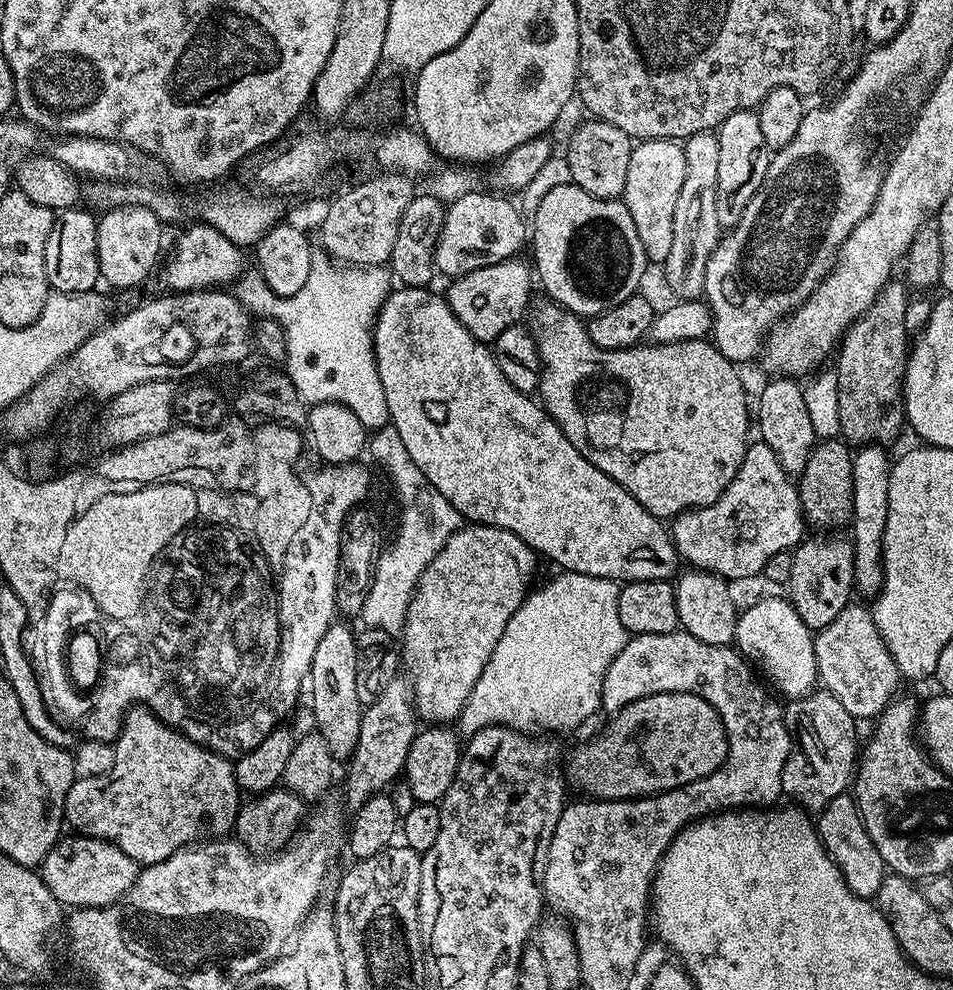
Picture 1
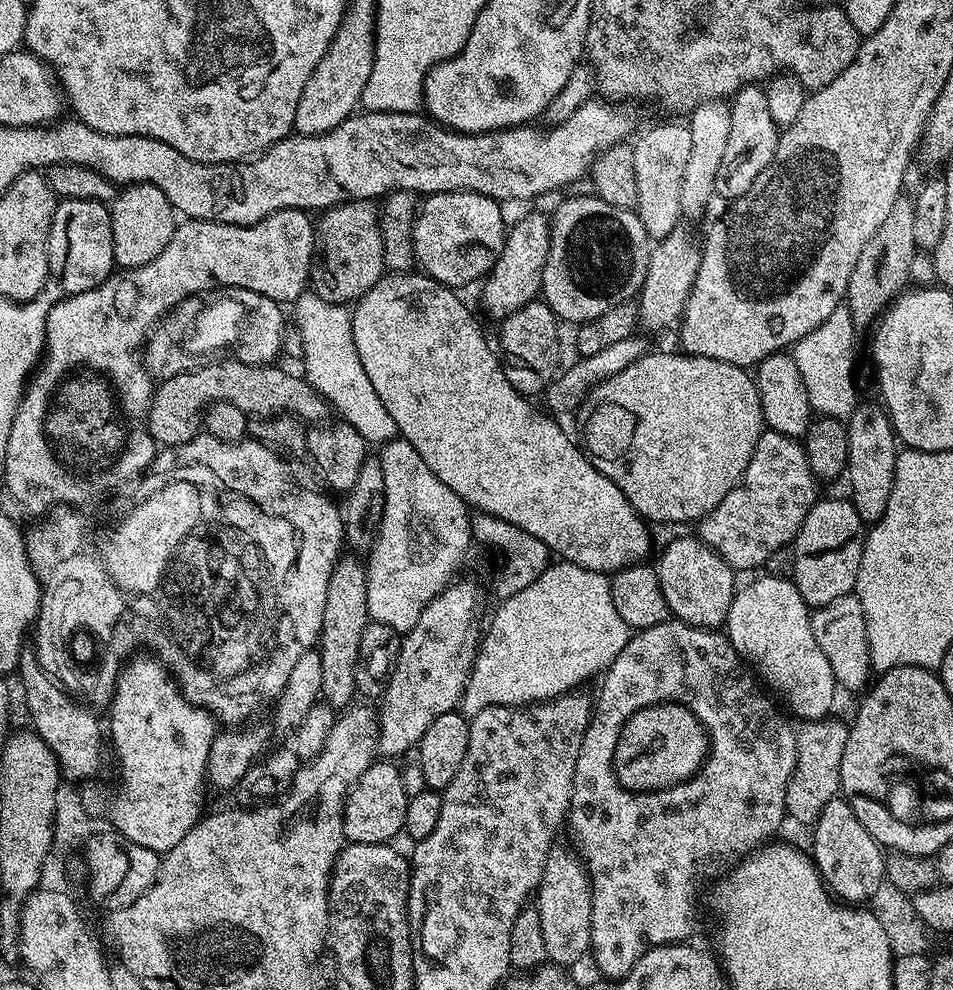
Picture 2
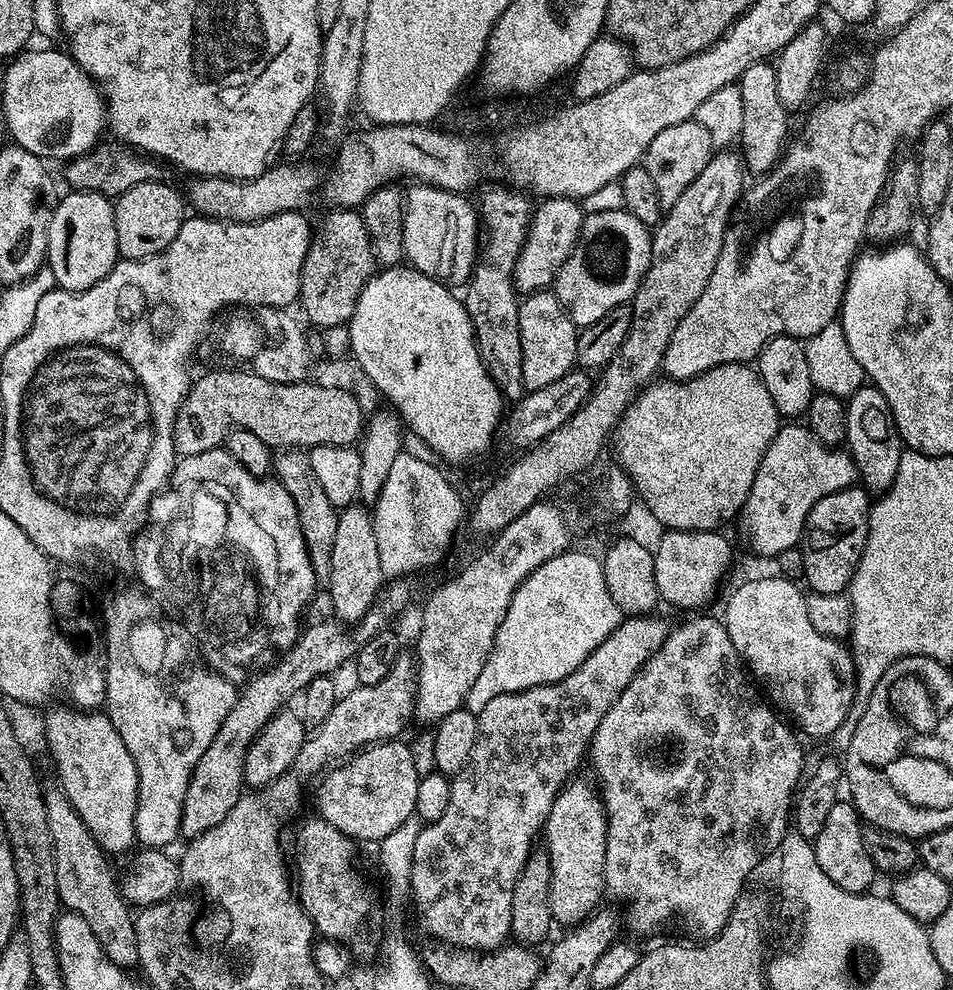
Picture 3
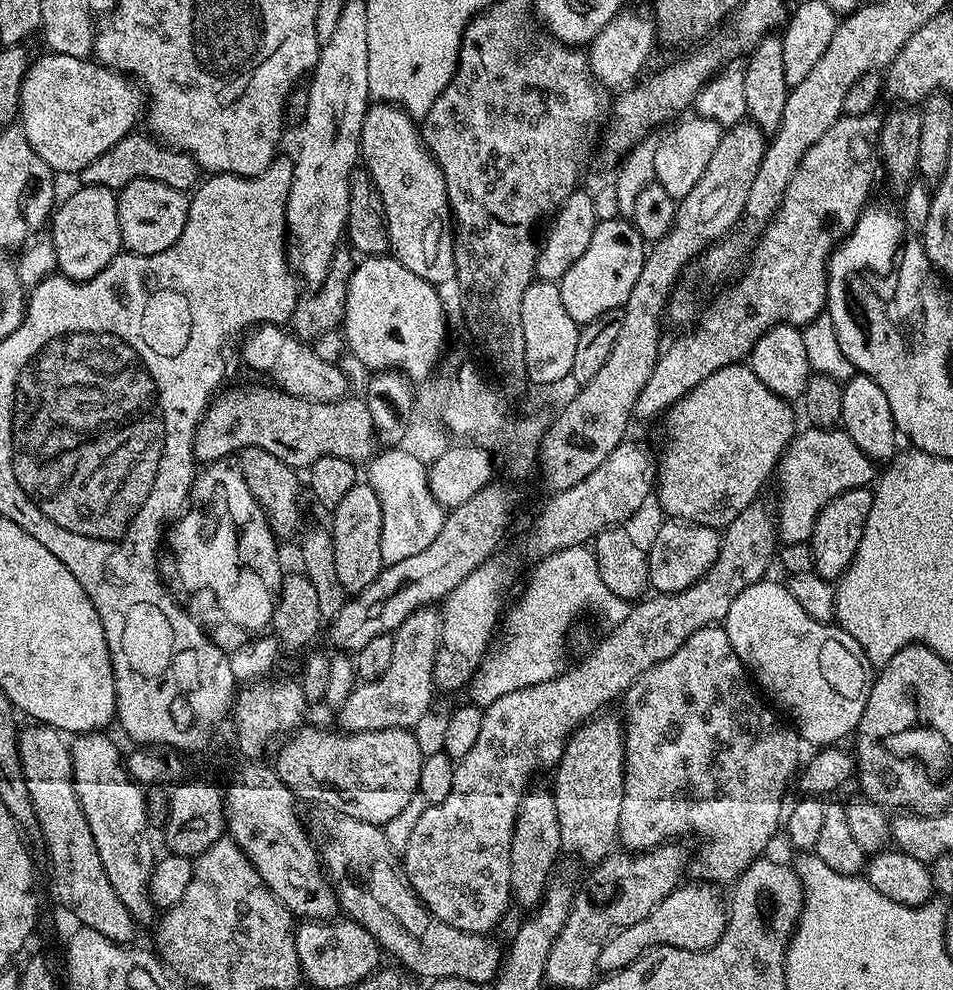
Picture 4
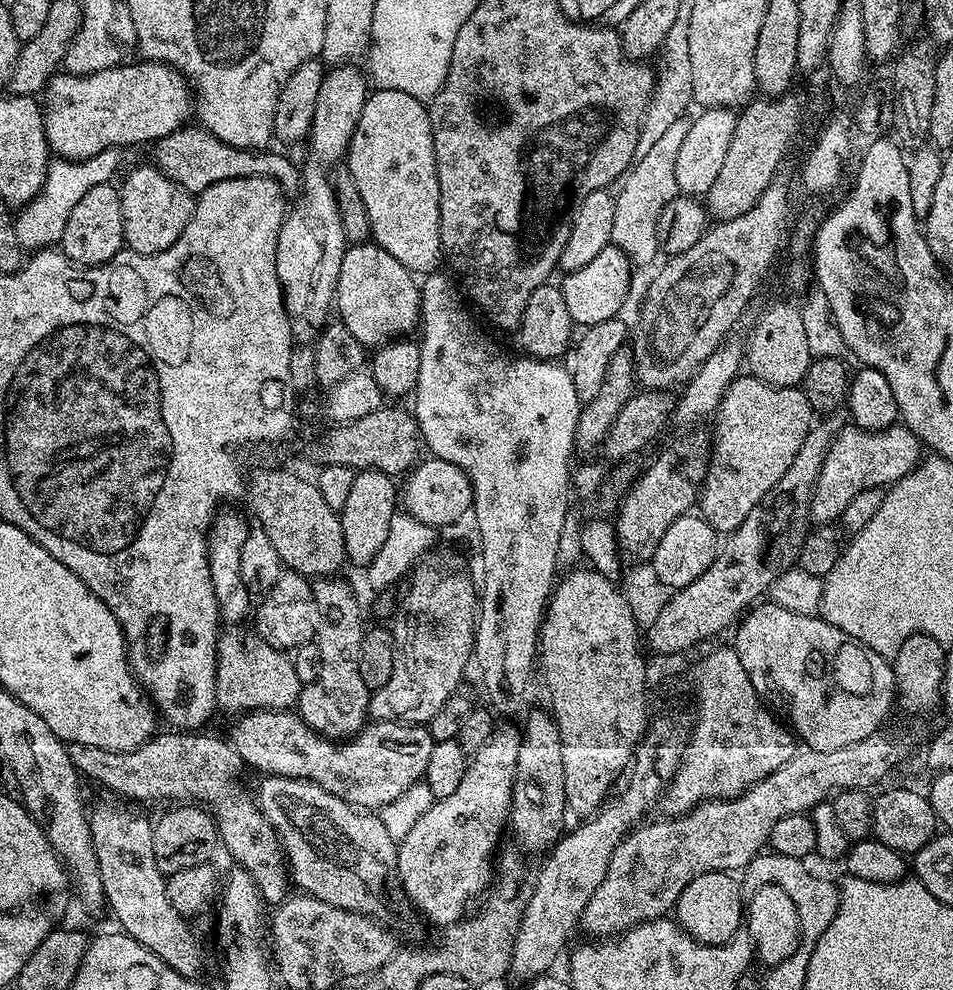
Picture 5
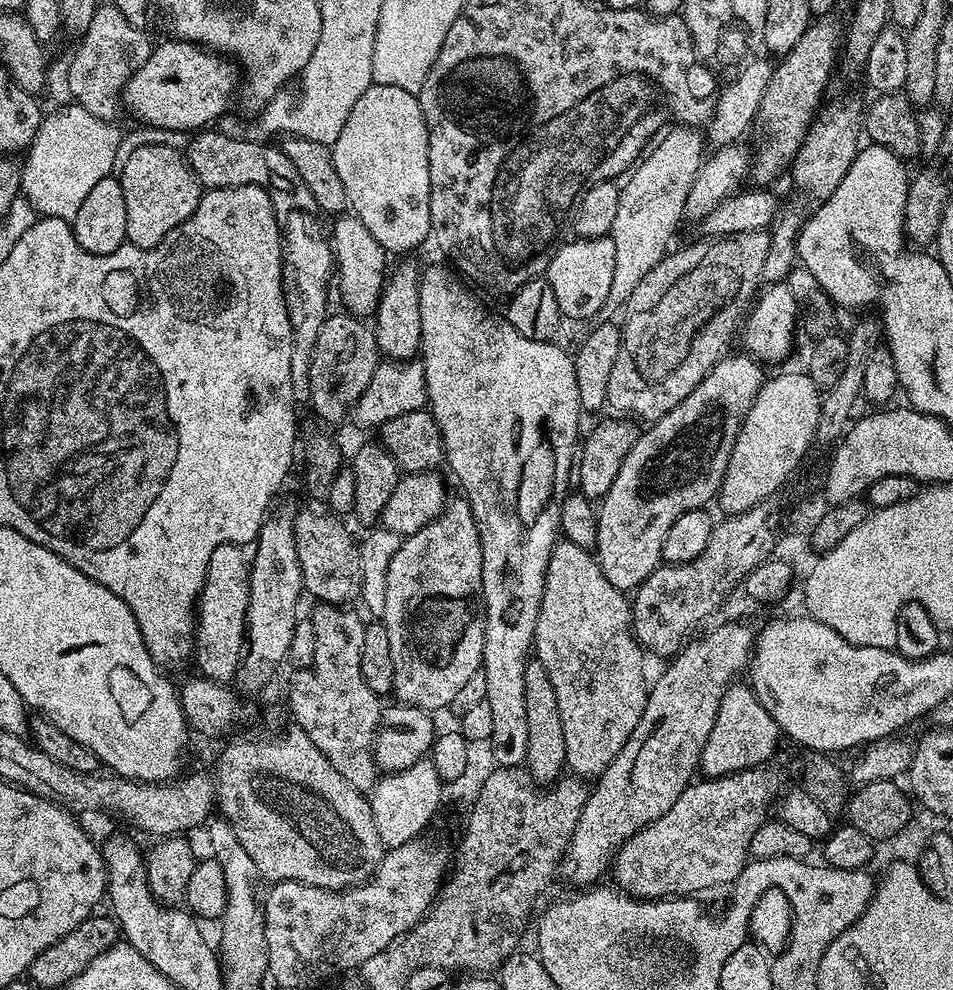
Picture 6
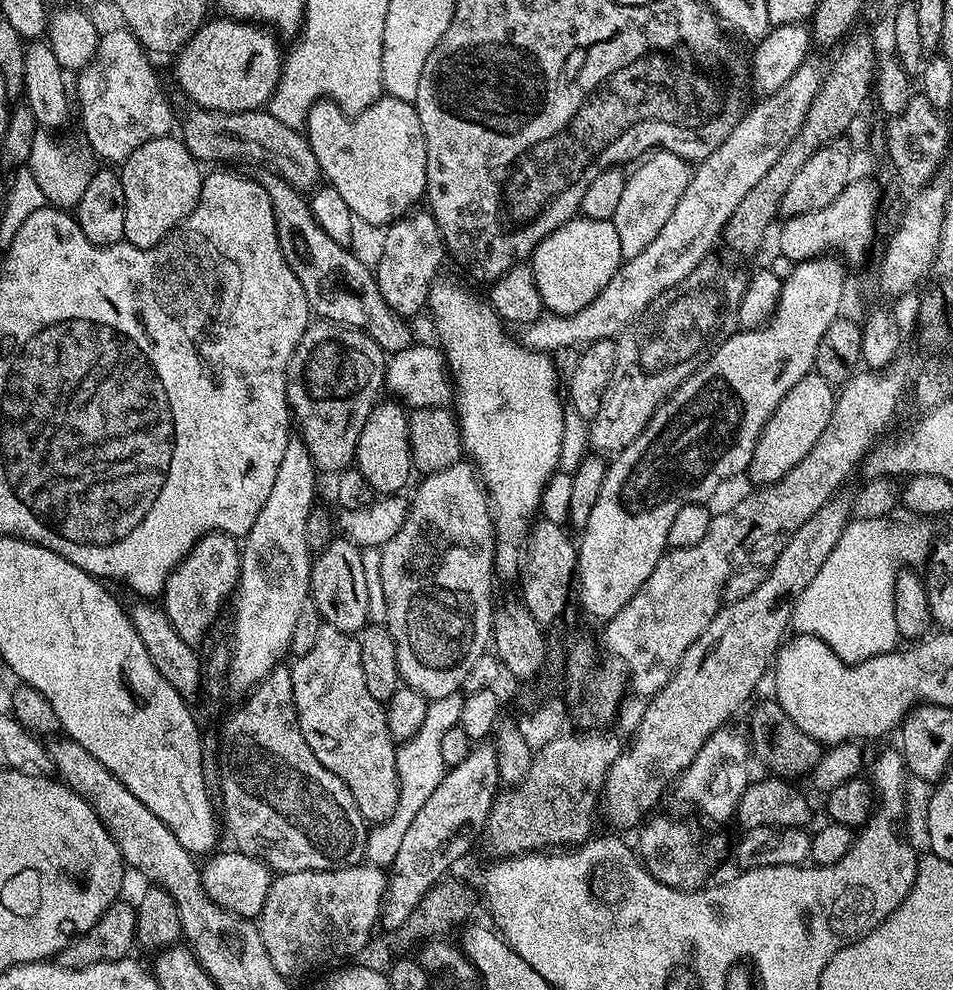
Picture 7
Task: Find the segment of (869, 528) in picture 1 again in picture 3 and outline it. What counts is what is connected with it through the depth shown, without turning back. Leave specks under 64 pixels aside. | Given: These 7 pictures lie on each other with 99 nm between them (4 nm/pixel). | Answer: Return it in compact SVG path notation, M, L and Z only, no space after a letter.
M863 386L848 397L846 407L848 409L846 448L856 463L859 483L869 493L883 494L894 482L894 474L898 474L898 462L902 451L902 441L896 424L888 413L886 398L882 398L882 394L875 386Z

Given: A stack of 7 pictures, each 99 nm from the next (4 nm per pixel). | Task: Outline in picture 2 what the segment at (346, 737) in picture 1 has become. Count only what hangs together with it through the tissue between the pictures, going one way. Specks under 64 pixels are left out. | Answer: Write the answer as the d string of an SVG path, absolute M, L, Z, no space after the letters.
M352 554L341 555L330 574L330 586L326 588L326 610L322 614L322 630L318 651L322 662L323 703L333 710L343 710L357 699L354 670L358 666L358 645L362 643L362 630L370 623L366 606L368 569L363 559Z

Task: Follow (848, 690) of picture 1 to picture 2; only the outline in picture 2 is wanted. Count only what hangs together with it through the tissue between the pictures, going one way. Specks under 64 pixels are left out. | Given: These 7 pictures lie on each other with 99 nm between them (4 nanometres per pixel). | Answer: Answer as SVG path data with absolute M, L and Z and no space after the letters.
M854 594L834 598L834 602L830 602L826 607L815 609L811 613L811 618L814 638L822 654L826 654L826 662L830 662L830 670L834 670L837 685L841 689L849 688L850 691L859 693L869 683L868 676L873 675L862 602Z

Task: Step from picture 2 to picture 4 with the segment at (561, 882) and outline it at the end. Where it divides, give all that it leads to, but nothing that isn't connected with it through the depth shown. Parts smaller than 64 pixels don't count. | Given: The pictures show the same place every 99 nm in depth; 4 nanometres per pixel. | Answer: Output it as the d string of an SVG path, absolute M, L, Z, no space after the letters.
M601 714L578 728L568 739L566 750L560 763L554 769L556 785L550 791L554 806L558 810L558 830L560 843L565 853L573 852L588 866L602 863L613 855L620 834L620 815L622 814L622 794L624 793L624 726L619 719L609 714Z

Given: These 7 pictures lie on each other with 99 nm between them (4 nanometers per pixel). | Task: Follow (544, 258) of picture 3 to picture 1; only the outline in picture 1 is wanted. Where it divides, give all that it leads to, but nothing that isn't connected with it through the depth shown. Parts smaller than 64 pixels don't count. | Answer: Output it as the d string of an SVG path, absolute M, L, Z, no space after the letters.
M513 258L503 260L490 266L482 266L478 270L470 270L457 275L446 291L446 299L450 310L478 338L486 345L491 345L510 326L521 323L525 318L524 311L528 308L528 298L534 288L534 272L531 267L523 264L523 259Z

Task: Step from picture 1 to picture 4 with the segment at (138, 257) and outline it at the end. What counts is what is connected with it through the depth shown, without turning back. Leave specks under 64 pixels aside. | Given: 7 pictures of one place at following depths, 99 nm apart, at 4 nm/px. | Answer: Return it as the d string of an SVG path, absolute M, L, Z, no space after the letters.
M135 180L119 189L116 197L118 206L118 230L121 245L131 255L153 256L162 254L182 234L188 221L189 197L170 186L162 186L162 182L153 180Z

